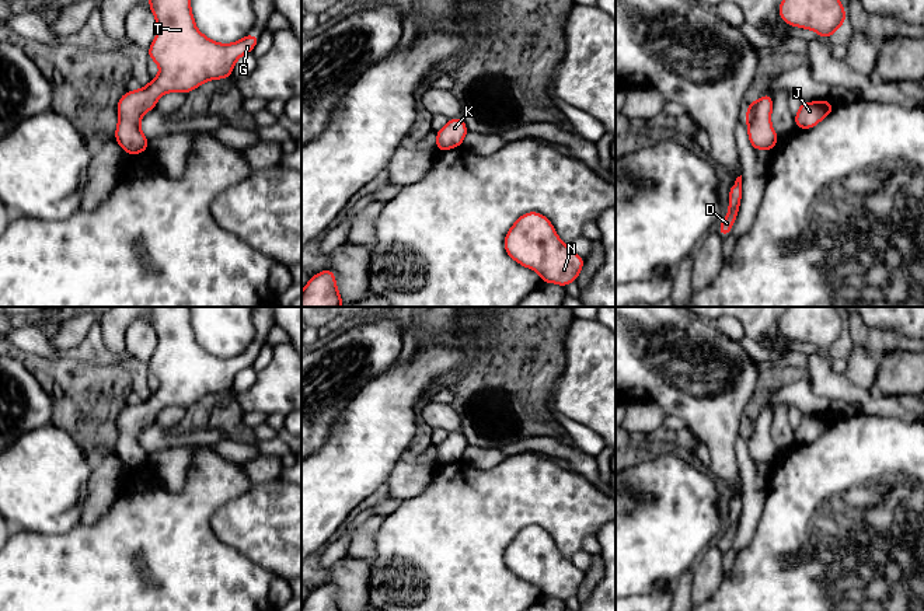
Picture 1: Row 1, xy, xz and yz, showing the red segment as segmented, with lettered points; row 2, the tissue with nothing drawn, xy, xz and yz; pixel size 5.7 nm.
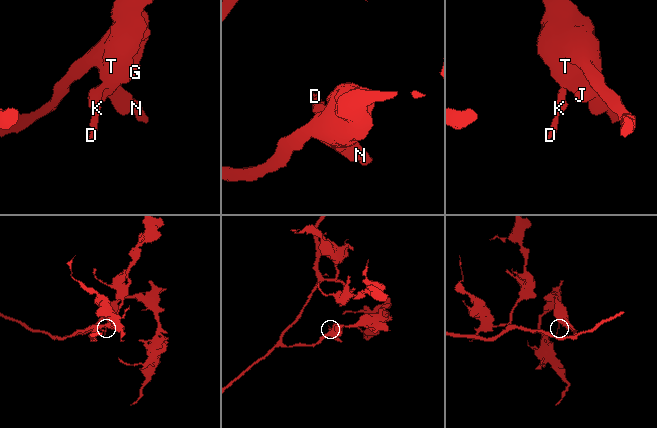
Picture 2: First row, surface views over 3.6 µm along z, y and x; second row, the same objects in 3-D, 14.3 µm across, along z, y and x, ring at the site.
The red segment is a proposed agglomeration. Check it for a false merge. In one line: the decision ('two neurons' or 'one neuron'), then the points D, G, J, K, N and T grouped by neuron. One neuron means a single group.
one neuron; groups D G J K N T

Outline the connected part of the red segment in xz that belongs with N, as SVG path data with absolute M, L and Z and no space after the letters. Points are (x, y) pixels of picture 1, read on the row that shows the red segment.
M538 212L517 217L503 247L513 261L537 272L543 283L565 287L578 280L585 265L585 259L559 240L552 223Z

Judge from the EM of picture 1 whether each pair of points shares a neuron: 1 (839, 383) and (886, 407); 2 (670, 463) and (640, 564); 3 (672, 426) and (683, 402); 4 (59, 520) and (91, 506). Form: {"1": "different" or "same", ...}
{"1": "same", "2": "same", "3": "different", "4": "different"}

